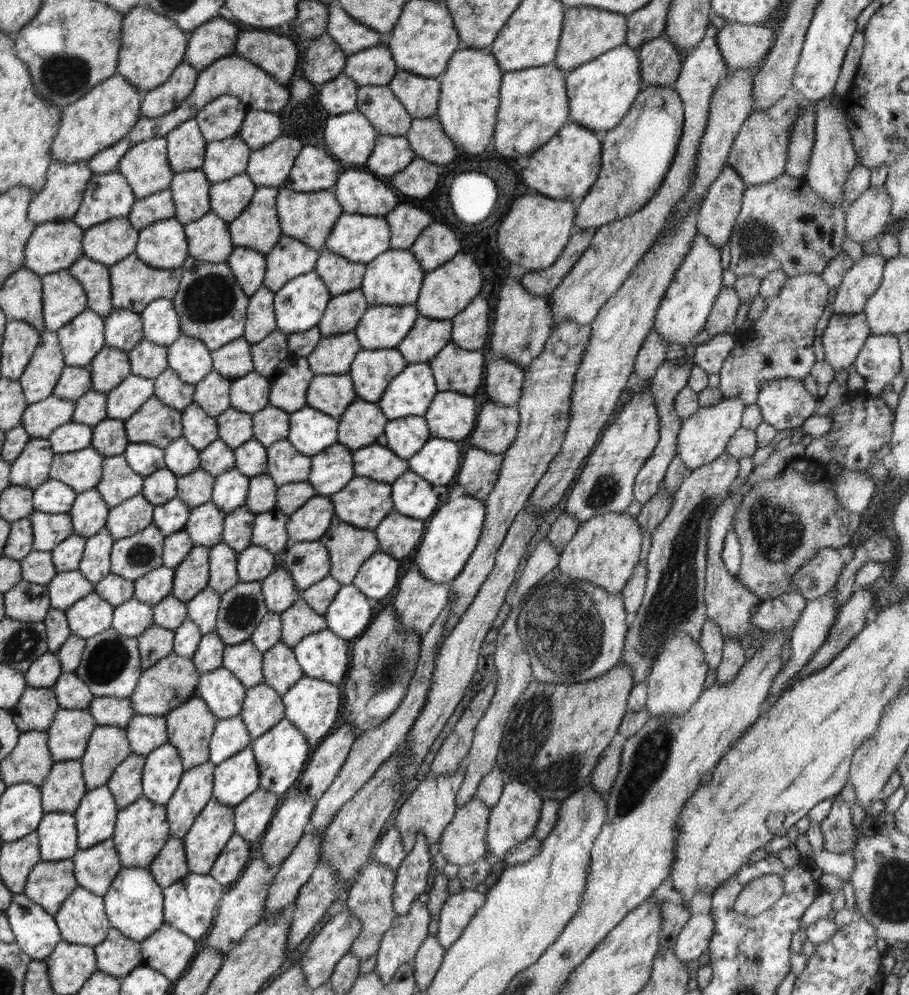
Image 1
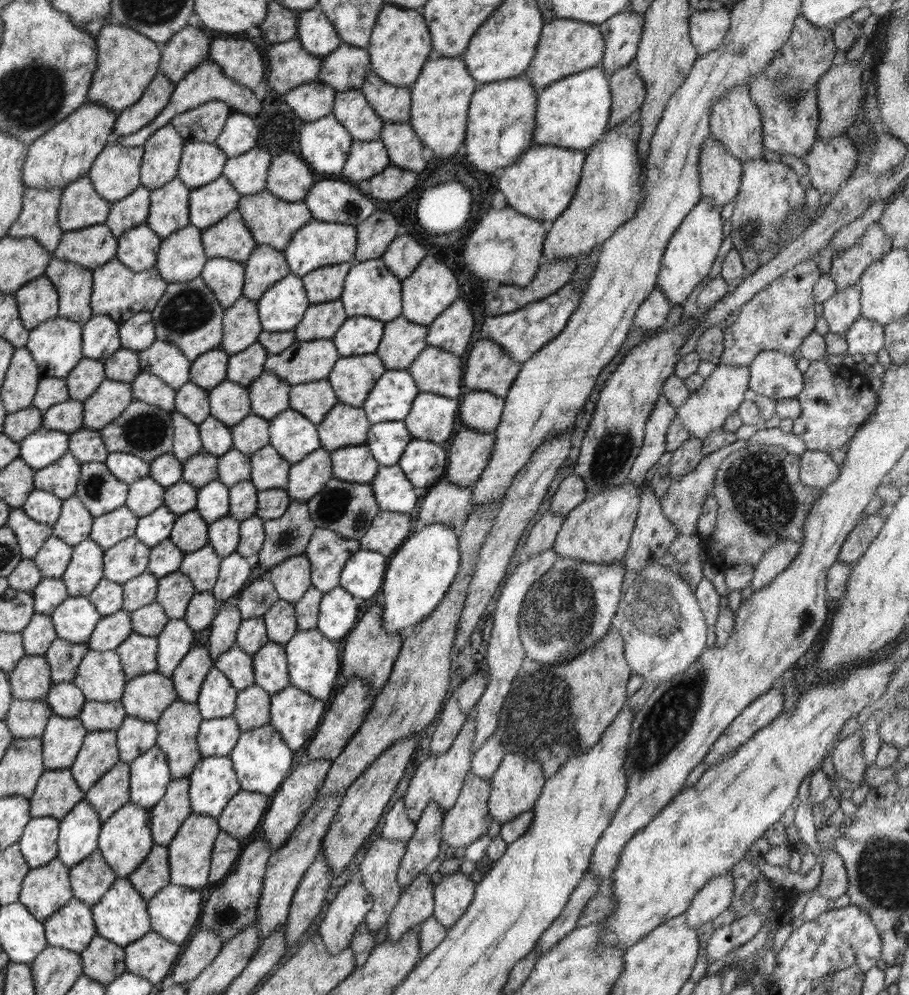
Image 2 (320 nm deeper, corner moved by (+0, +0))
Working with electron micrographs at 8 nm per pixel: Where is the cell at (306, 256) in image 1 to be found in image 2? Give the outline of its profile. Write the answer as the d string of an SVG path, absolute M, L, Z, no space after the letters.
M260 244L249 254L244 263L244 292L242 297L258 301L262 294L290 273L286 257L282 250L276 250L267 244Z

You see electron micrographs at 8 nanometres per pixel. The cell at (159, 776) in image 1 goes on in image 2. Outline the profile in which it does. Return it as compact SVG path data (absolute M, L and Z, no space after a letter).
M154 745L129 766L129 802L150 810L164 796L172 780L168 760L164 752Z

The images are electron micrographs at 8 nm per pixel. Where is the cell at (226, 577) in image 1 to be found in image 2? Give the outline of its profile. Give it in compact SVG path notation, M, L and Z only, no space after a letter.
M208 543L200 550L185 554L179 571L192 581L195 592L211 591L217 581L221 560Z

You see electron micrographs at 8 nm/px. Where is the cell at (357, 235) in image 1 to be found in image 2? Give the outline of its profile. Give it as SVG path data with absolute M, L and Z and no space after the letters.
M312 220L310 224L302 226L292 236L288 246L285 246L282 250L283 255L286 257L290 273L303 277L311 270L316 270L326 265L340 264L344 261L352 263L355 260L356 234L358 234L356 233L356 227L351 225Z

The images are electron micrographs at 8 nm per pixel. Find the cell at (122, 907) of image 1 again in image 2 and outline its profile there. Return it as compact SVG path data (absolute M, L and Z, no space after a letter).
M117 877L100 902L92 906L91 910L97 934L118 946L125 947L151 931L148 904L127 877Z

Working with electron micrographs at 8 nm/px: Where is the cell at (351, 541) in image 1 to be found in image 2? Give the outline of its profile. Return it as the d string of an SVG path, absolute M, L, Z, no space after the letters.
M316 527L304 552L311 564L312 586L323 593L336 588L344 563L360 549L359 541Z

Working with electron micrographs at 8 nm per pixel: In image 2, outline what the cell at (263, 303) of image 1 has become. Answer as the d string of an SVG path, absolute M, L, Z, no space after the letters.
M241 297L224 311L222 342L219 348L229 355L247 349L263 331L257 302Z

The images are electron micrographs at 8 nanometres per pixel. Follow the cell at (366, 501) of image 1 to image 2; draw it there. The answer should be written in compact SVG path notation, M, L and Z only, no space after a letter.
M332 477L311 499L306 501L310 520L318 528L330 529L344 538L359 541L372 519L380 512L376 497L370 484L358 484L357 482L346 482Z

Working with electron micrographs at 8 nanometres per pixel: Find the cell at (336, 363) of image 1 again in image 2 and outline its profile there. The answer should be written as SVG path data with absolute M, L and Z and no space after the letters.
M331 339L296 341L280 354L268 355L264 368L290 385L326 379L339 354Z

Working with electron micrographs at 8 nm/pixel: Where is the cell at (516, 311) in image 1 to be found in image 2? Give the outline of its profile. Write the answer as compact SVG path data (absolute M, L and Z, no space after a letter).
M481 338L468 354L463 372L465 390L484 390L505 397L522 363L512 360L499 344Z

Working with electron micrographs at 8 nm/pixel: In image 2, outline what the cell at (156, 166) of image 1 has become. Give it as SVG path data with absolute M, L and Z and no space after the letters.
M107 142L87 176L96 193L112 204L127 198L140 185L143 147L127 147Z

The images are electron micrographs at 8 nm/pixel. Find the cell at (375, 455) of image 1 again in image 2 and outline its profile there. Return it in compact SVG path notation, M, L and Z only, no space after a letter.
M366 444L340 447L329 453L333 477L346 482L370 484L380 466Z

